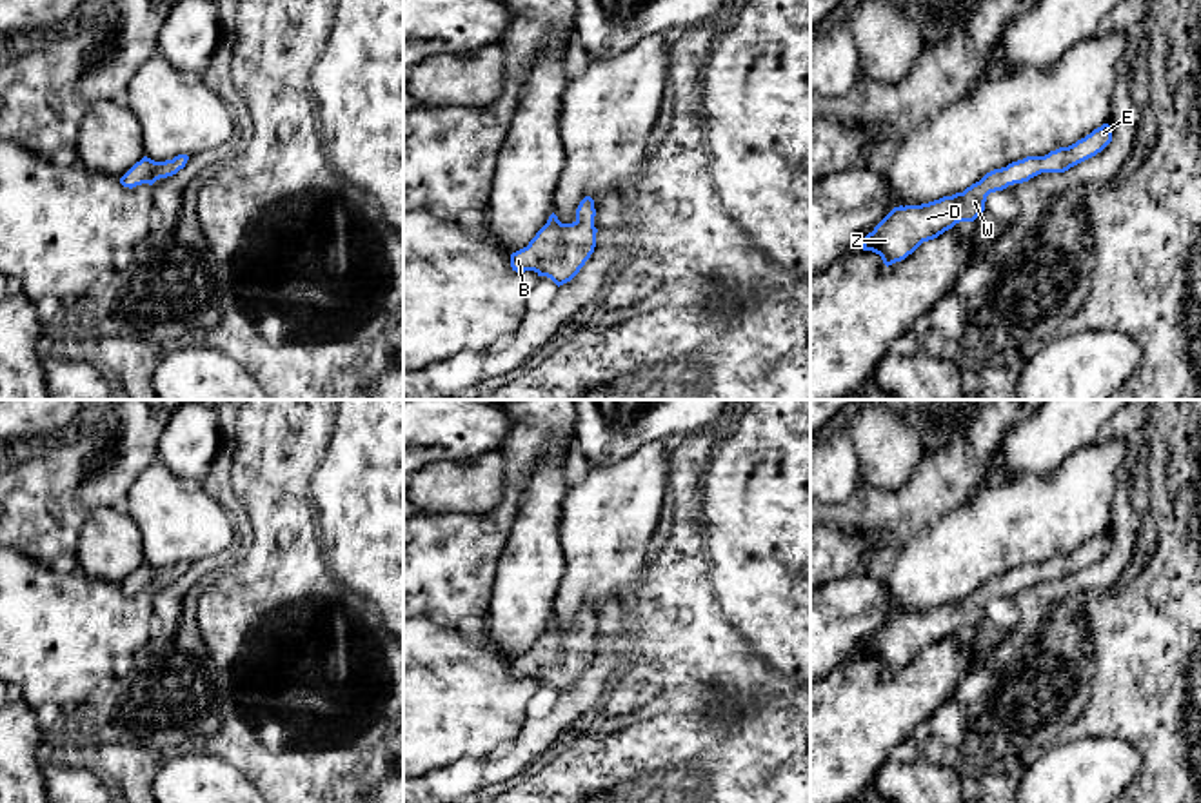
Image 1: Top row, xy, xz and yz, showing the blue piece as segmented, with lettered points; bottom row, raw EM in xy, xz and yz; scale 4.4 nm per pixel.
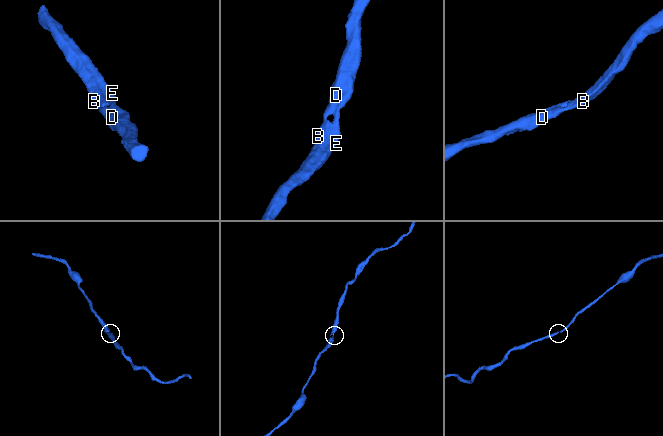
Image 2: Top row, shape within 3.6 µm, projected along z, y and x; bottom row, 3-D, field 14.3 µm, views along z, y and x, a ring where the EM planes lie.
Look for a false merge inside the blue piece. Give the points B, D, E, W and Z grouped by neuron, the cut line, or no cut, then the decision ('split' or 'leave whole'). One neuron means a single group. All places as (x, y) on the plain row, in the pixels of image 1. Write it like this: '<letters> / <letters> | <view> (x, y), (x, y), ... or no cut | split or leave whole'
B D E W Z | no cut | leave whole

